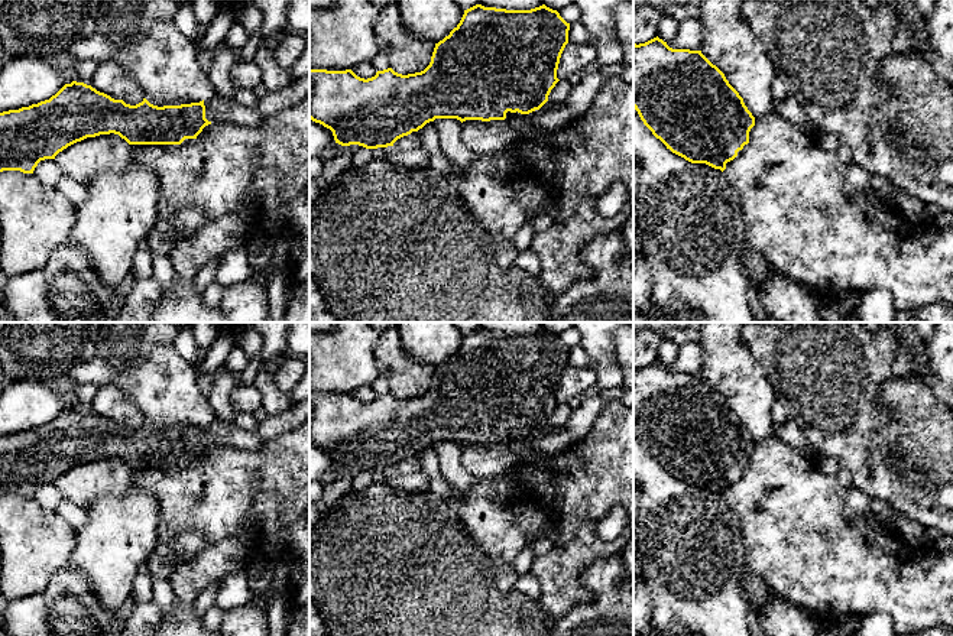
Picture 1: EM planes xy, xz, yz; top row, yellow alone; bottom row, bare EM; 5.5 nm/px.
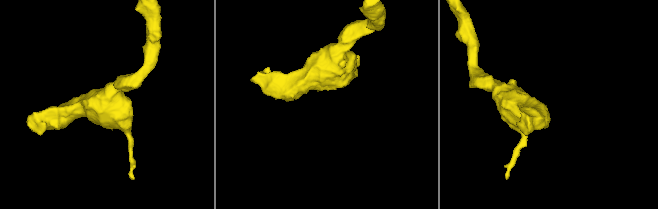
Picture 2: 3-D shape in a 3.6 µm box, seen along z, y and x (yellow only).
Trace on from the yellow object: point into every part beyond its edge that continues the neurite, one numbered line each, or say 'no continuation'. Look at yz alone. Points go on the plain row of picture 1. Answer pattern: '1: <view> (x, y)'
no continuation

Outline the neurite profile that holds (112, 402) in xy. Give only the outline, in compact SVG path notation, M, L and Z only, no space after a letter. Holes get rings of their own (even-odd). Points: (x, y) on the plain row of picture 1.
M116 384L98 387L91 411L114 424L136 429L143 425L145 418L132 399Z

